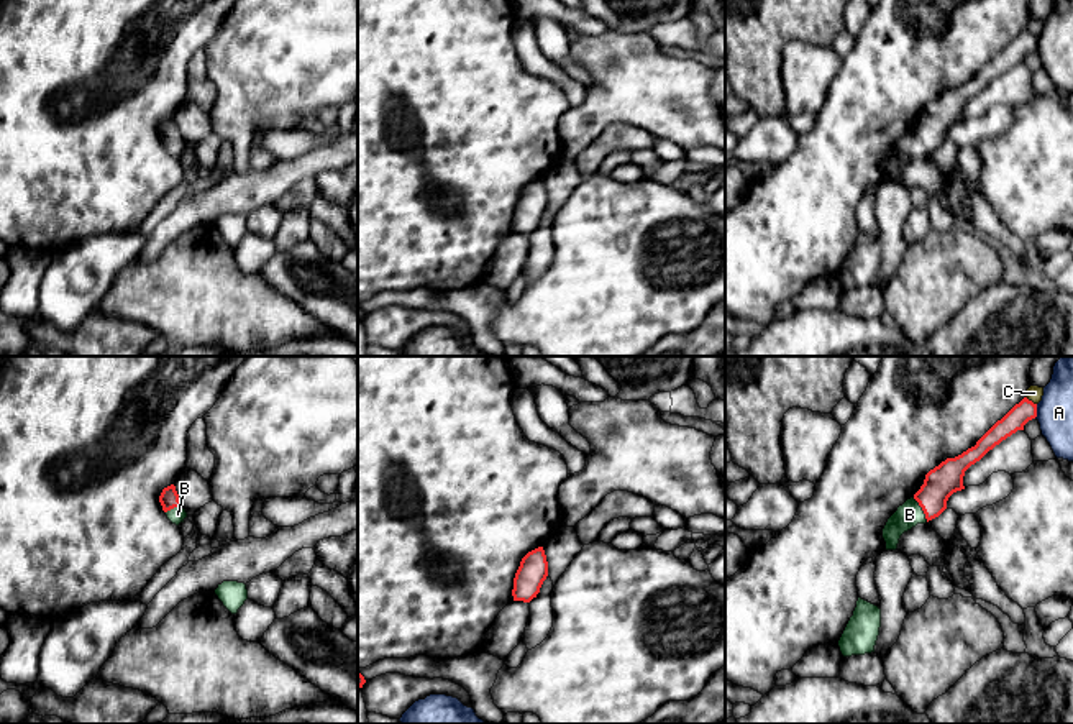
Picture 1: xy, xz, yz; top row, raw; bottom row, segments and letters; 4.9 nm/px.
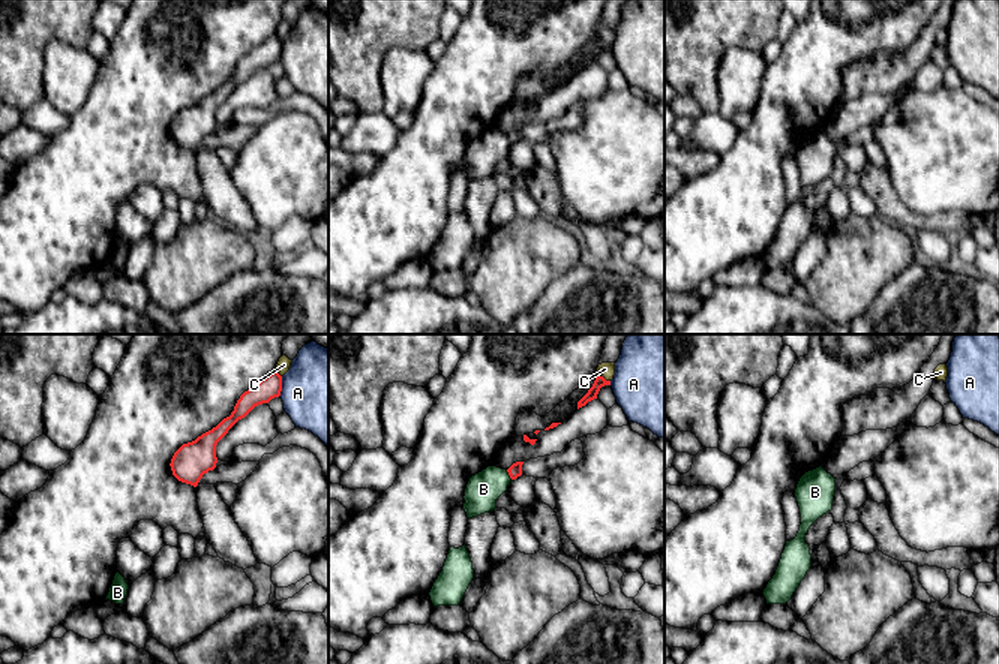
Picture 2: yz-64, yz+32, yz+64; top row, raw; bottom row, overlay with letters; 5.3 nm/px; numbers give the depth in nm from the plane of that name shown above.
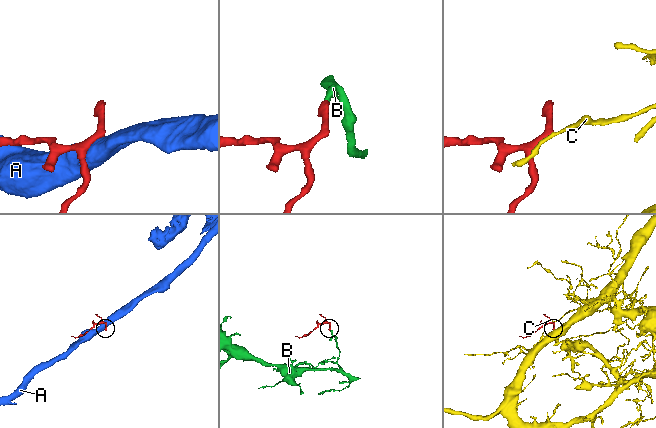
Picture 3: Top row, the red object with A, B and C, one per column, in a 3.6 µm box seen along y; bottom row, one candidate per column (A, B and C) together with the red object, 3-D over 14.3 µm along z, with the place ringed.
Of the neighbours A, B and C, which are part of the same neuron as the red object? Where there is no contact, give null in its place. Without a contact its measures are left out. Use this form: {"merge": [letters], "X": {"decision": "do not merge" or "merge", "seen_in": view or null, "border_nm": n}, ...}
{"merge": ["B"], "A": {"decision": "do not merge", "seen_in": "yz", "border_nm": 70}, "B": {"decision": "merge", "seen_in": "yz", "border_nm": 140}, "C": {"decision": "do not merge", "seen_in": "yz", "border_nm": 70}}

